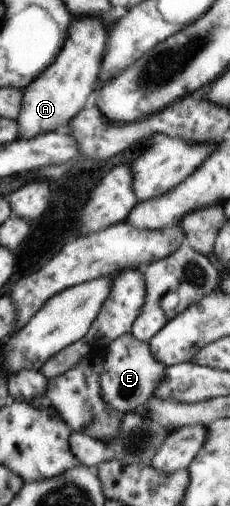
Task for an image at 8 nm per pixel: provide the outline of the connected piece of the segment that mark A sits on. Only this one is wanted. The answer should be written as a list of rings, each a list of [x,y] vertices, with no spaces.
[[[72,16],[67,41],[60,54],[57,54],[56,61],[23,90],[23,101],[16,119],[19,124],[18,138],[29,140],[37,137],[37,134],[67,126],[69,120],[87,105],[87,96],[95,88],[96,79],[99,77],[105,36],[108,35],[109,28],[110,26],[105,26],[105,22],[101,22],[101,18],[97,16]]]

